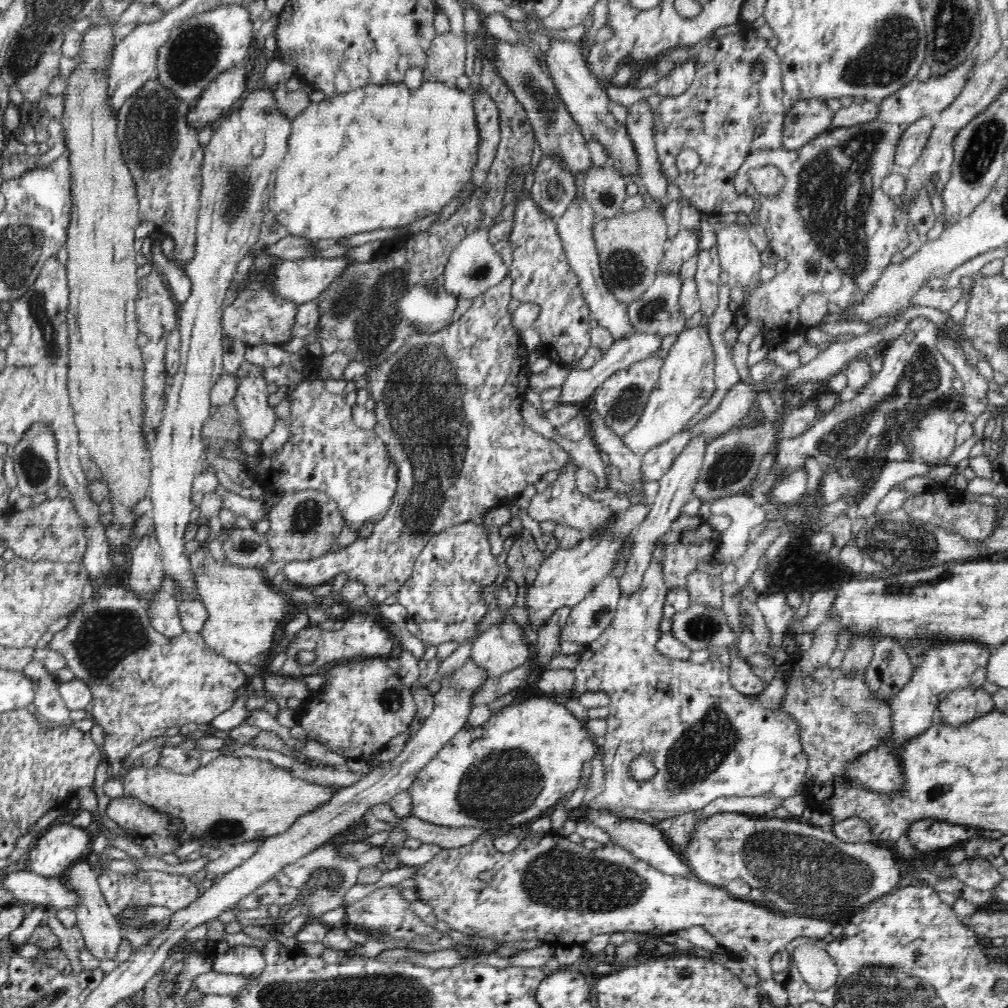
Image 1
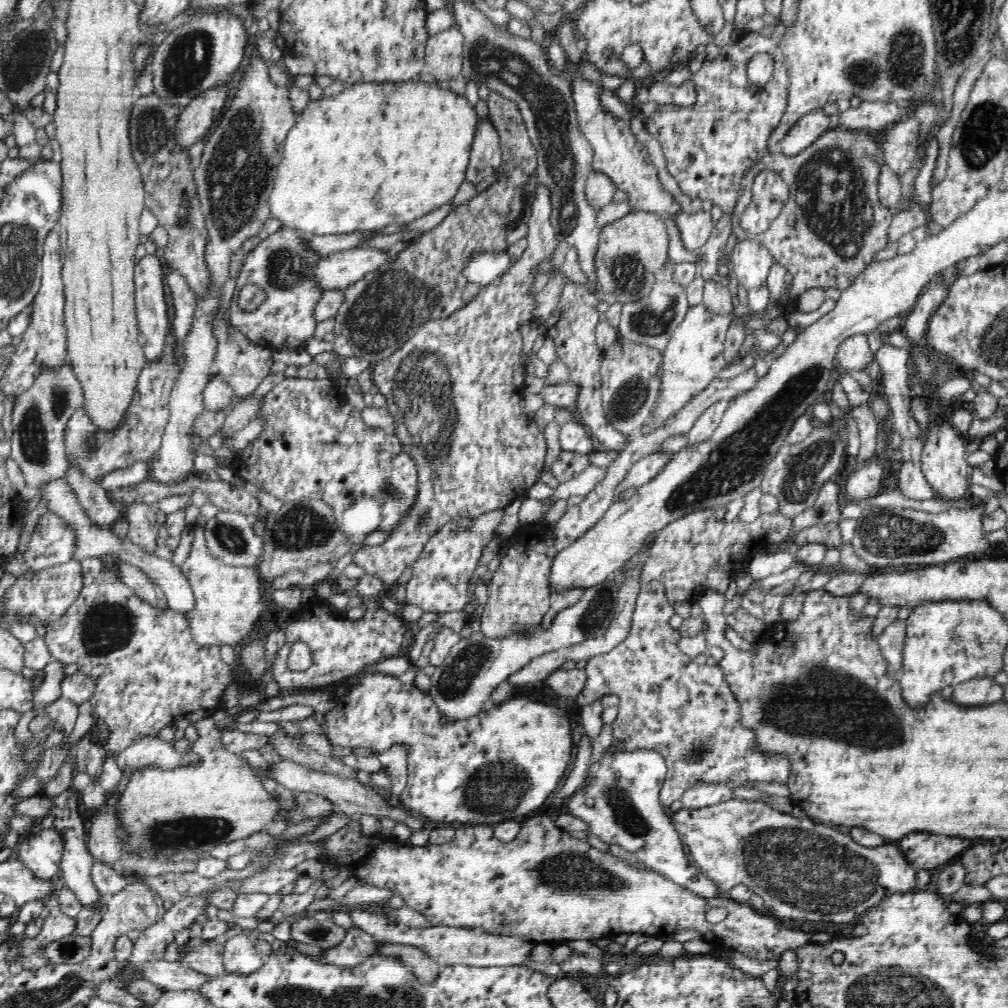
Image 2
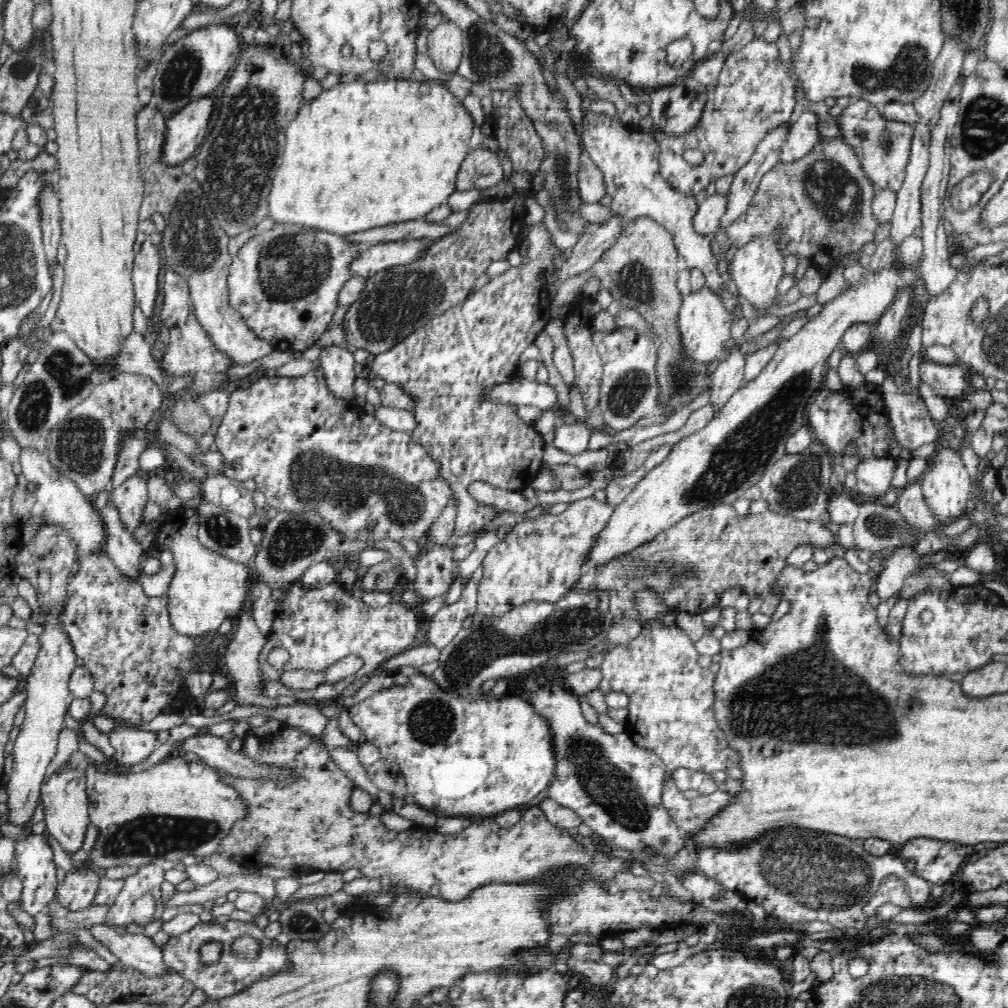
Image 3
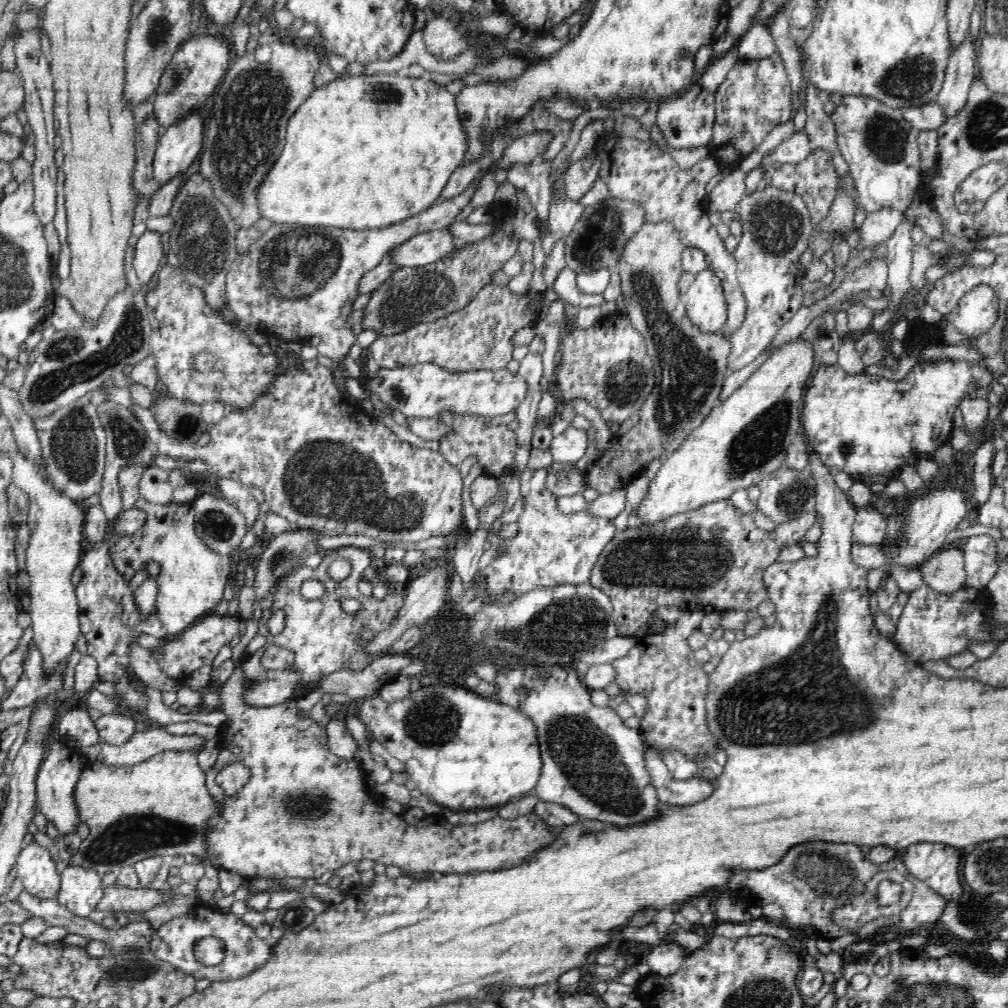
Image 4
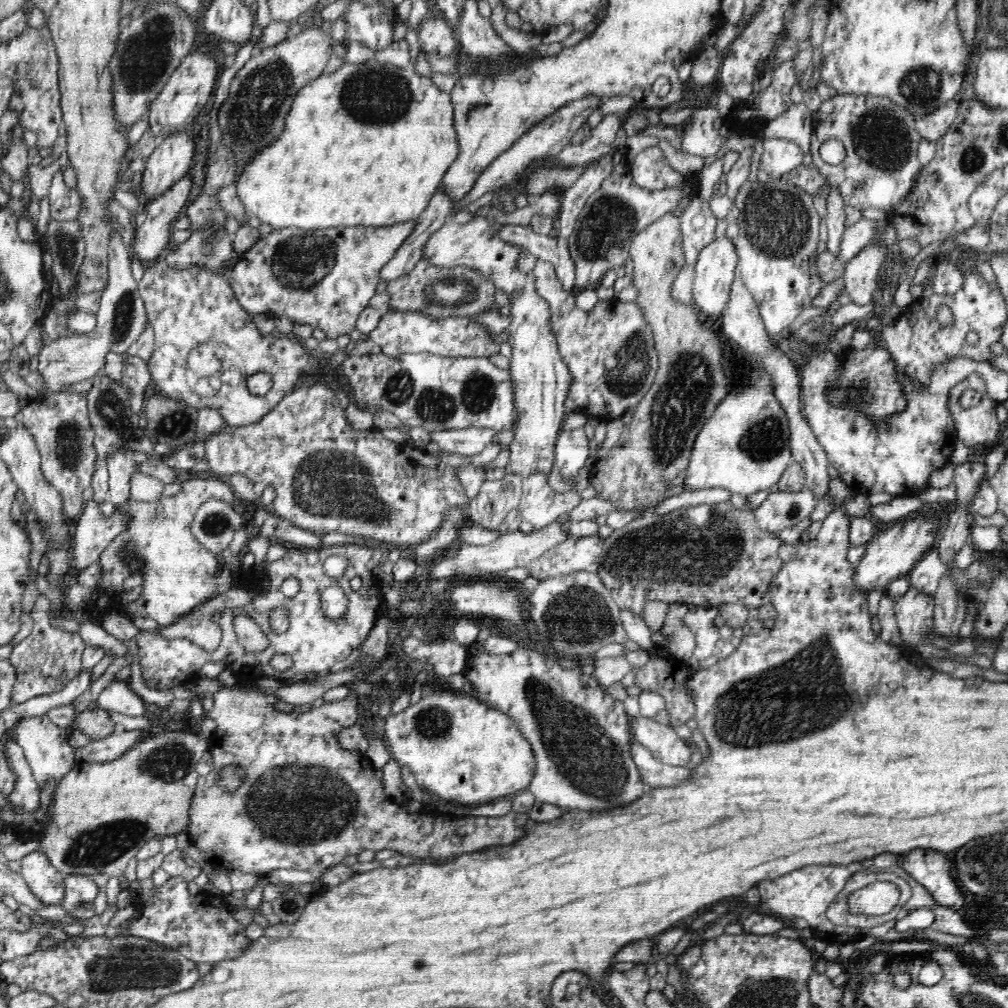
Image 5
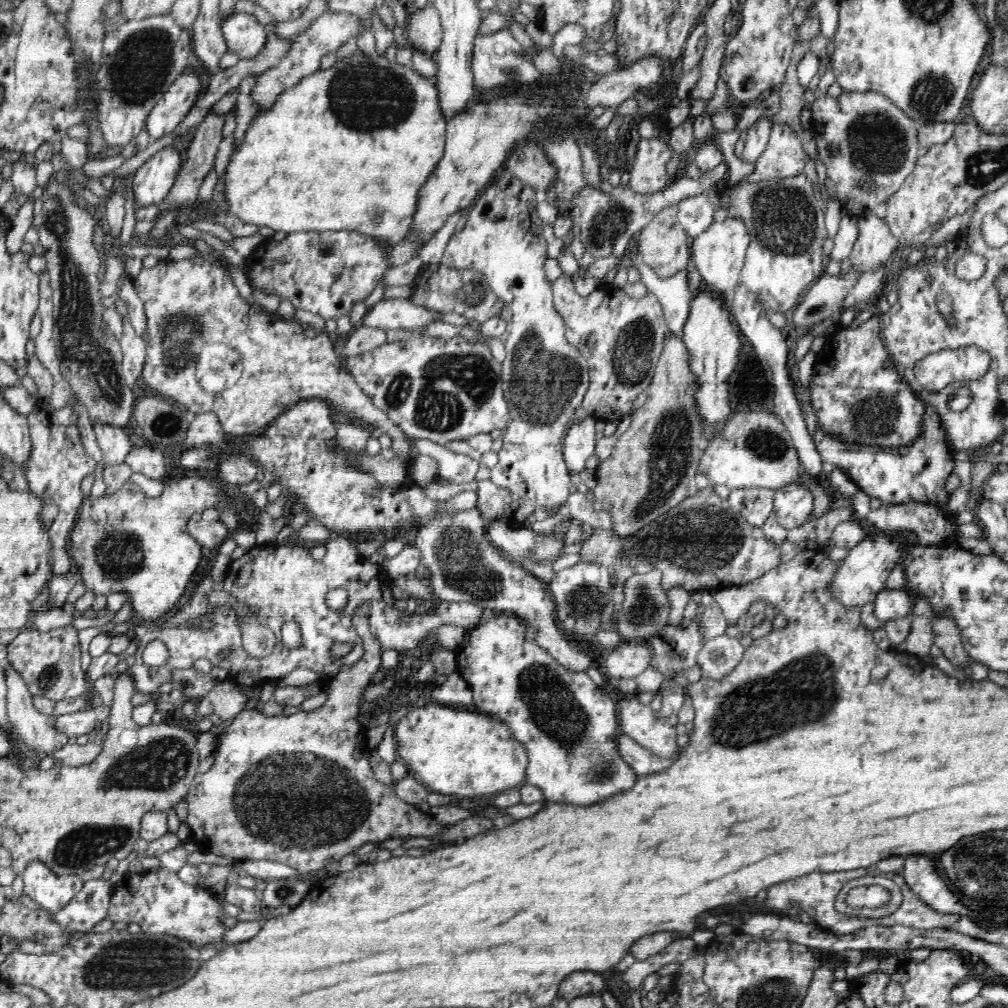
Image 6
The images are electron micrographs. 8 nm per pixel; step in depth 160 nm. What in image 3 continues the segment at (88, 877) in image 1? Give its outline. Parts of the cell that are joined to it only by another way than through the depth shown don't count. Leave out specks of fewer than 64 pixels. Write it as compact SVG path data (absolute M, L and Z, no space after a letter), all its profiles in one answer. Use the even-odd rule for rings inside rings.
M60 766L56 772L42 782L41 801L45 814L48 835L59 842L65 852L74 854L82 848L88 826L91 824L88 812L88 795L86 795L85 771L68 769Z

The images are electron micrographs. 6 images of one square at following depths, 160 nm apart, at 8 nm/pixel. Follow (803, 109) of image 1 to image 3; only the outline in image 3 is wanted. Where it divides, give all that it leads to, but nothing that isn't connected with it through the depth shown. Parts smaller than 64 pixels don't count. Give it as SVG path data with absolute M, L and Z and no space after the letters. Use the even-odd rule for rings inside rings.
M807 111L791 124L788 136L782 143L780 161L791 163L800 160L817 145L821 140L818 133L818 120L816 113Z

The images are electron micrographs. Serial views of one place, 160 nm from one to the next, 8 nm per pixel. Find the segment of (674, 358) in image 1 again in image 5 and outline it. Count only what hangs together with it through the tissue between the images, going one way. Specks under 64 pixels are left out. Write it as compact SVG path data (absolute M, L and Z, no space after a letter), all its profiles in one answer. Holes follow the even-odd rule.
M726 236L716 238L698 254L692 291L693 302L702 310L705 316L715 322L722 316L723 310L729 301L731 287L737 275L736 264L738 264L738 253L736 253L734 247L734 240L728 239Z

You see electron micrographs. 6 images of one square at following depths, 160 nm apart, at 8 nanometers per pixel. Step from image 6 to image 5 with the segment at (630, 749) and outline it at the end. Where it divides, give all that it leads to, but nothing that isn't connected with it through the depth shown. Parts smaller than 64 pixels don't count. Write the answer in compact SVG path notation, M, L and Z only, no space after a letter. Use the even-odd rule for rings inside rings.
M634 740L631 744L631 754L637 765L640 776L647 788L662 788L662 786L680 786L690 780L691 770L687 767L669 766L659 762L642 744Z

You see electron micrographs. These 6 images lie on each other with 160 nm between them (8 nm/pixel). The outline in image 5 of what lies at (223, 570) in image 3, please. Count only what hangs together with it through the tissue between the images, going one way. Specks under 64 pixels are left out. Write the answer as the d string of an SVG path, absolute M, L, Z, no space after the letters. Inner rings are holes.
M194 478L184 481L181 486L181 492L175 496L162 497L153 502L128 499L126 504L116 507L116 510L130 517L130 522L126 530L122 530L106 546L98 560L102 565L100 585L110 594L122 592L122 583L132 573L144 573L143 592L139 599L130 604L126 614L131 618L152 618L160 627L173 624L179 617L192 612L200 604L206 604L220 592L216 584L221 572L220 562L216 554L206 550L191 531L191 522L198 507L206 500L220 500L236 510L248 509L234 495L228 482L224 484L218 480Z

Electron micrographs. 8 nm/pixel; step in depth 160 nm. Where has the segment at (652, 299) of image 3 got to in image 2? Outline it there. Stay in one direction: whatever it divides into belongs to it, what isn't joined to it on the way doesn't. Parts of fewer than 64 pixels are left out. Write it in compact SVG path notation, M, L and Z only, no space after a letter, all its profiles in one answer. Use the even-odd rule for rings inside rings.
M633 211L602 229L594 256L597 283L604 292L615 294L622 304L640 300L651 293L656 270L671 261L668 252L669 233L665 221L650 212Z

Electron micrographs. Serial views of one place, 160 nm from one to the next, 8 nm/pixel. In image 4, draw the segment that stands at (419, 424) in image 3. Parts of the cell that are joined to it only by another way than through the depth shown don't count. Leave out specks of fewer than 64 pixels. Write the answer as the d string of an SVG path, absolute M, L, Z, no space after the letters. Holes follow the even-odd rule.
M488 284L463 308L450 313L445 317L432 322L421 322L410 327L404 332L390 334L388 337L378 336L377 340L369 347L371 361L375 361L380 368L398 368L414 366L420 363L432 363L441 366L449 372L470 372L470 370L502 370L512 360L514 344L512 338L516 330L534 327L538 322L538 310L530 307L530 294L517 296L510 291L508 286L493 286ZM442 411L438 419L453 430L449 437L442 437L439 440L439 451L452 466L459 466L468 456L476 456L476 462L484 469L482 474L496 479L510 475L514 468L512 464L516 458L516 448L518 448L516 431L508 429L508 425L492 426L490 419L468 413L460 416L450 411Z

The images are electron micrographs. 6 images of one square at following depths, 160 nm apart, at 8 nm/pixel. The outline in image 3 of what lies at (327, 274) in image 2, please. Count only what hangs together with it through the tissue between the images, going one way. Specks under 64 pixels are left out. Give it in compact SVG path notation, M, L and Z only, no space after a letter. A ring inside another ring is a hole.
M406 239L392 243L380 244L370 250L364 250L358 254L350 264L352 277L368 278L375 276L382 270L404 266L417 262L424 251L432 244L432 240Z

